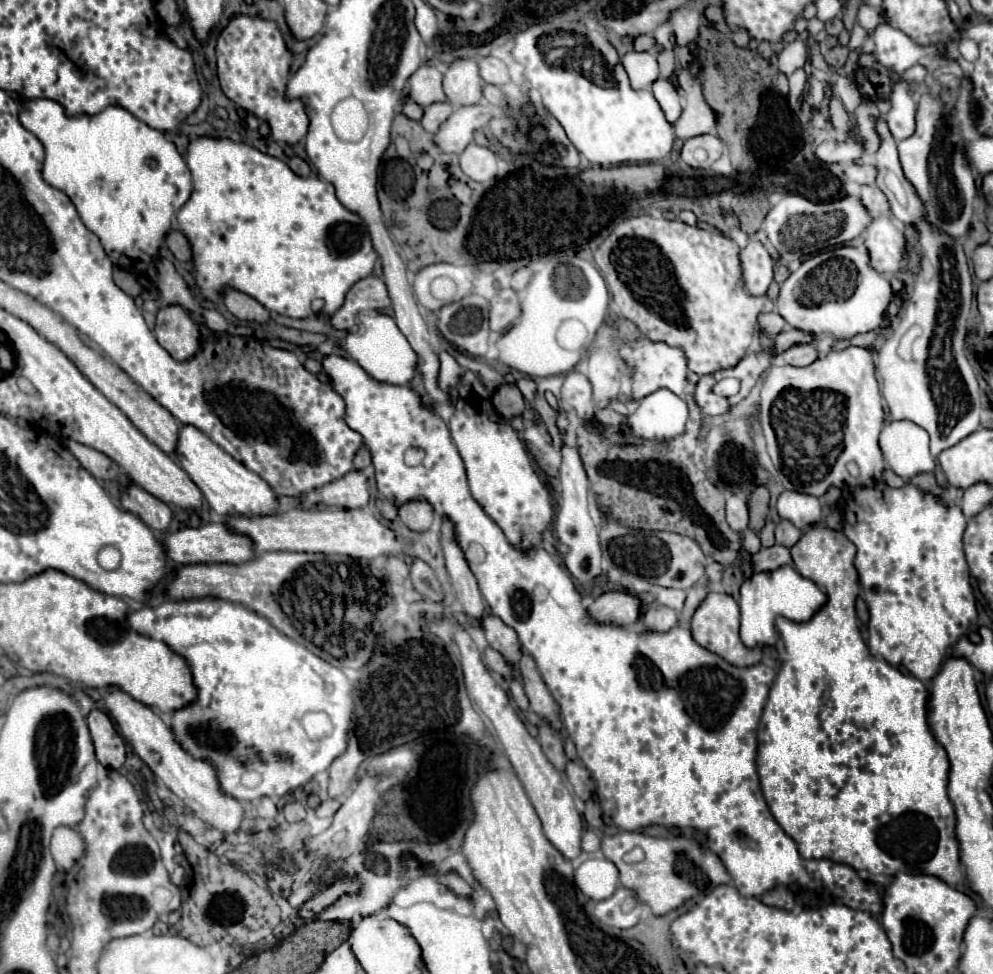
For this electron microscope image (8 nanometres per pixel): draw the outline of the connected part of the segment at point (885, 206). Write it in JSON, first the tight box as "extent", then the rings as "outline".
{"extent":[859,185,889,215],"outline":[[[861,185],[859,187],[859,197],[861,197],[861,203],[873,215],[881,215],[881,213],[889,211],[889,203],[887,203],[885,195],[881,193],[881,189],[877,185]]]}

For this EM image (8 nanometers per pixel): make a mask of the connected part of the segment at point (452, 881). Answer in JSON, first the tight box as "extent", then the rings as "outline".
{"extent":[441,873,471,897],"outline":[[[453,873],[443,875],[443,877],[441,877],[441,883],[449,885],[449,887],[451,887],[455,893],[459,893],[459,895],[465,895],[465,897],[471,895],[471,887],[469,887],[461,877],[457,877],[457,875],[453,875]]]}

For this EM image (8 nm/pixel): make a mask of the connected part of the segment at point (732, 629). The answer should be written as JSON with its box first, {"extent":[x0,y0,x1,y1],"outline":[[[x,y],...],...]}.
{"extent":[691,593,763,667],"outline":[[[709,593],[691,619],[691,633],[693,633],[693,639],[701,647],[713,651],[715,655],[723,657],[731,665],[749,667],[749,665],[755,665],[755,663],[761,661],[761,655],[763,655],[761,647],[749,649],[739,639],[739,605],[735,603],[735,599],[731,595]]]}

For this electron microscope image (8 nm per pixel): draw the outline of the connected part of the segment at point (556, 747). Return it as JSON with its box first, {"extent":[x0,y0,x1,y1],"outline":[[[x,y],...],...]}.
{"extent":[539,725,567,773],"outline":[[[547,725],[539,727],[539,743],[547,755],[547,759],[553,763],[553,767],[557,767],[557,771],[565,773],[567,767],[567,757],[563,753],[563,739],[559,735],[559,731],[553,731]]]}

